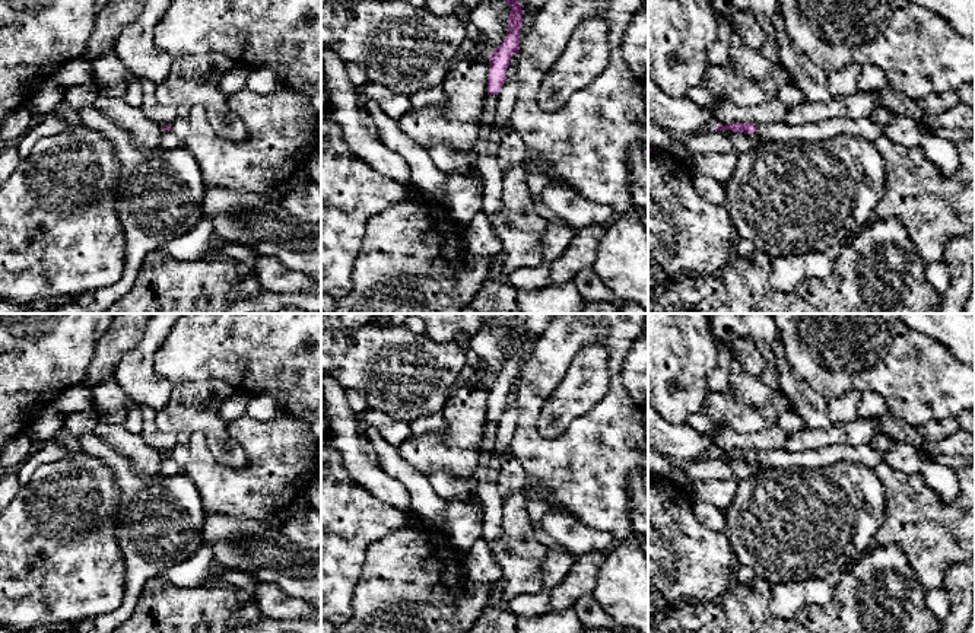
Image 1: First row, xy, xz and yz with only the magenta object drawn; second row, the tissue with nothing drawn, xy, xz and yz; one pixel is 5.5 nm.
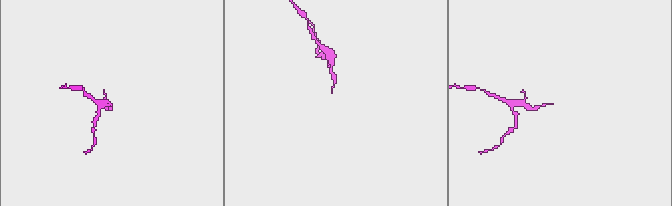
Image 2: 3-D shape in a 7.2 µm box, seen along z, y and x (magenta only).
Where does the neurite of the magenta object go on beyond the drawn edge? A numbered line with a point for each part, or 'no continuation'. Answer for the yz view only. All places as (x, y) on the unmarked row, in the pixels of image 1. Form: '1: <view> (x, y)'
1: yz (826, 455)

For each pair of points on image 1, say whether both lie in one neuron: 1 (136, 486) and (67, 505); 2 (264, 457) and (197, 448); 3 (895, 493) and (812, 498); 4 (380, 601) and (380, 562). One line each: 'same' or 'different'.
1: different
2: same
3: different
4: same

